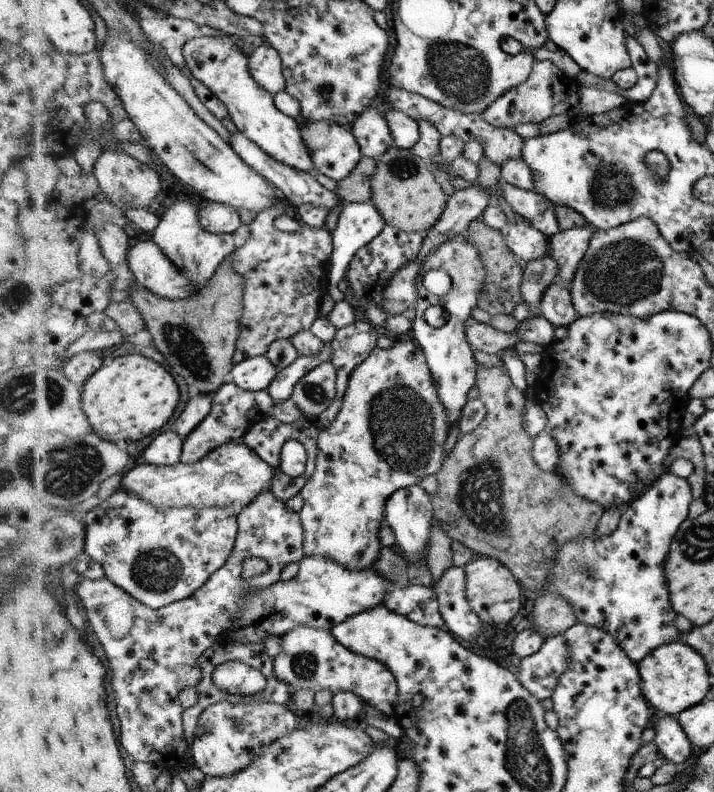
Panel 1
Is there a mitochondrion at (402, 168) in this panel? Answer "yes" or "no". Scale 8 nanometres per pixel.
yes

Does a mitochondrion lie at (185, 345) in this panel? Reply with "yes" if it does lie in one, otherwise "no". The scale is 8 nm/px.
yes

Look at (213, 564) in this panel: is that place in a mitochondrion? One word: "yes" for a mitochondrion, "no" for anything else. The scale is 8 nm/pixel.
no

